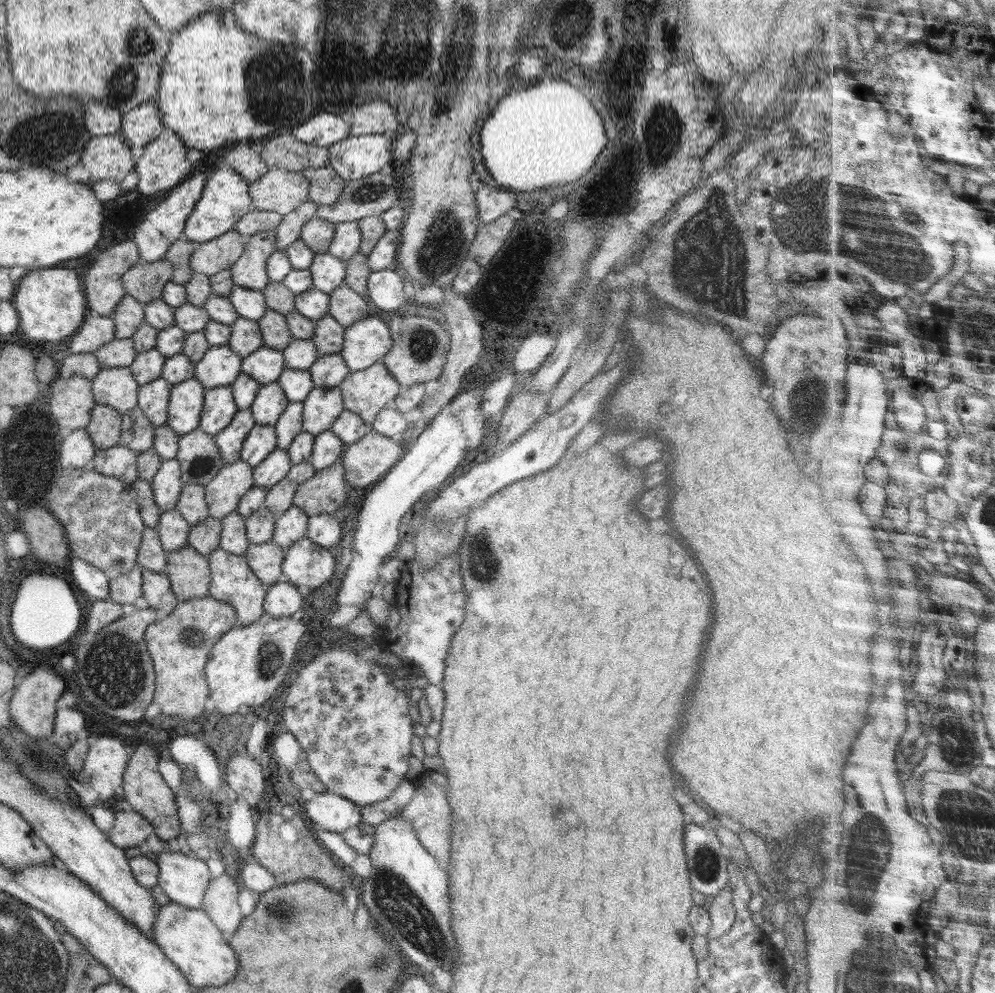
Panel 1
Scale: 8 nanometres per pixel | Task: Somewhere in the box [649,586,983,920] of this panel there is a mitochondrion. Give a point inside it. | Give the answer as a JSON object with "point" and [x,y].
{"point":[955,740]}

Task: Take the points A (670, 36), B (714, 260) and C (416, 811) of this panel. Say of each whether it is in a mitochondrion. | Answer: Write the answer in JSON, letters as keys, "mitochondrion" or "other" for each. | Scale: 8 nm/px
{"A":"other","B":"mitochondrion","C":"other"}

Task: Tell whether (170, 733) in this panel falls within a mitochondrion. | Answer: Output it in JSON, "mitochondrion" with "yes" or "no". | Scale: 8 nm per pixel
{"mitochondrion":"no"}

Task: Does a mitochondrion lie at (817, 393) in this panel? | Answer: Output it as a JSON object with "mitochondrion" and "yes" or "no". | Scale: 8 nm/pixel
{"mitochondrion":"yes"}

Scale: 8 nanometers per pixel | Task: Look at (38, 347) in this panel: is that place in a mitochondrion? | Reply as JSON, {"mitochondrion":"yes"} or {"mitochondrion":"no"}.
{"mitochondrion":"no"}

